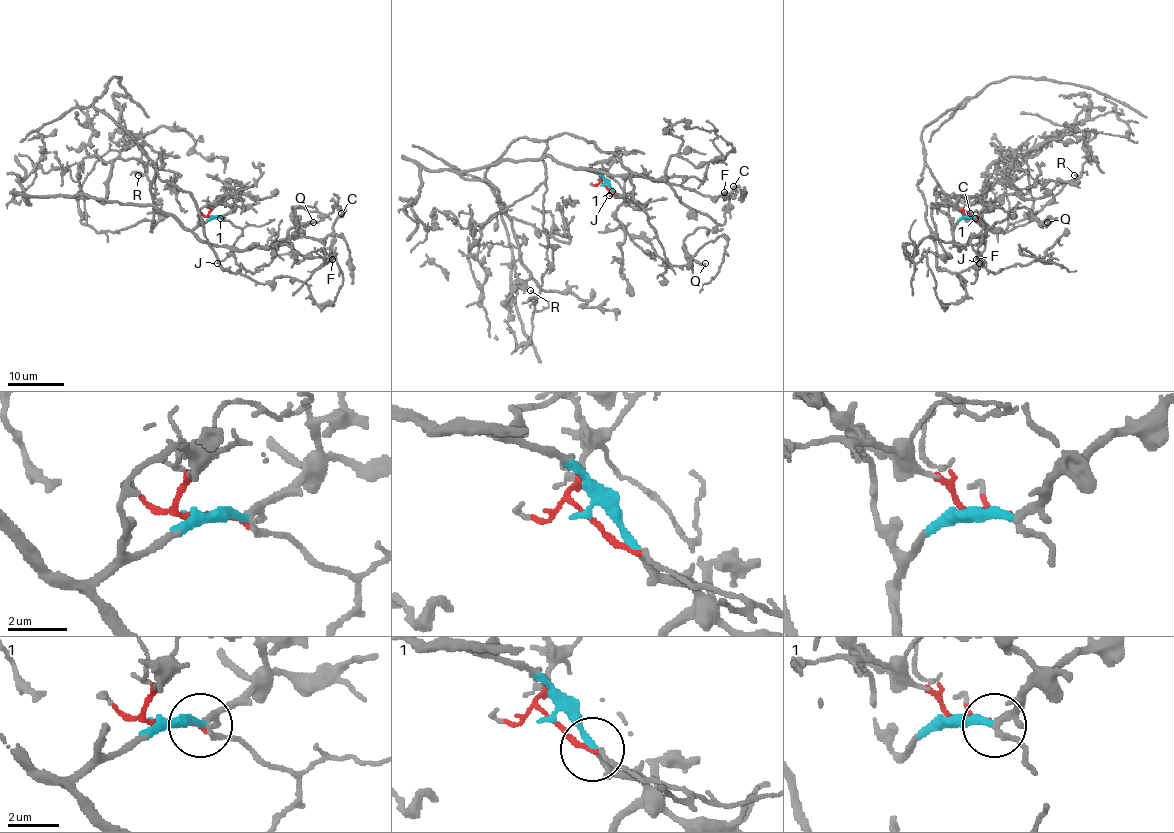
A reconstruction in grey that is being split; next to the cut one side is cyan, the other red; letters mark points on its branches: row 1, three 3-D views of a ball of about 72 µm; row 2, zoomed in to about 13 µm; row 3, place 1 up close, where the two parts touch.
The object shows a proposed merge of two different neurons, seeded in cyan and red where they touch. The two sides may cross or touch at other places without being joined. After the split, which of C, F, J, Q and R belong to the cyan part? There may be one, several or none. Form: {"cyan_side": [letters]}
{"cyan_side": ["C", "F", "Q"]}

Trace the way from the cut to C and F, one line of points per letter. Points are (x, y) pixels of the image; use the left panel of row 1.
C: (211, 216), (193, 233), (220, 246), (251, 250), (272, 247), (291, 237), (323, 239), (342, 213)
F: (211, 216), (193, 230), (202, 240), (251, 250), (272, 247), (291, 237), (318, 239), (330, 234), (332, 260)

